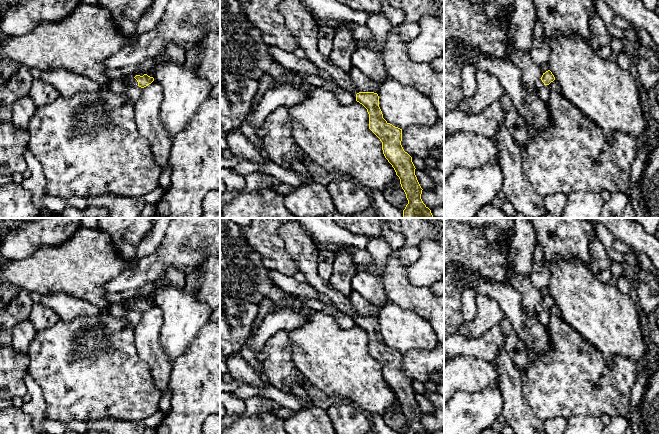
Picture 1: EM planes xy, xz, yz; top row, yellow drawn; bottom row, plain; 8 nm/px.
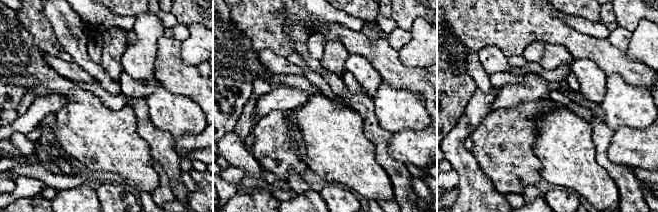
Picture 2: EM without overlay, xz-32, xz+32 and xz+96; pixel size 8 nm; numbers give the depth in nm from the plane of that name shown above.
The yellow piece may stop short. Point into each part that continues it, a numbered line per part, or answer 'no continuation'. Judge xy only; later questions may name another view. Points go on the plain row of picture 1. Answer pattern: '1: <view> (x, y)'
1: xy (129, 304)

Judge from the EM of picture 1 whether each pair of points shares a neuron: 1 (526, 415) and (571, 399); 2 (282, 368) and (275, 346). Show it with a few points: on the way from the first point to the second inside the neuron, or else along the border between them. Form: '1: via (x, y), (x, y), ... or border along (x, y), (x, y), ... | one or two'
1: border along (522, 392), (525, 402), (543, 421) | two
2: via (279, 363), (278, 351) | one

